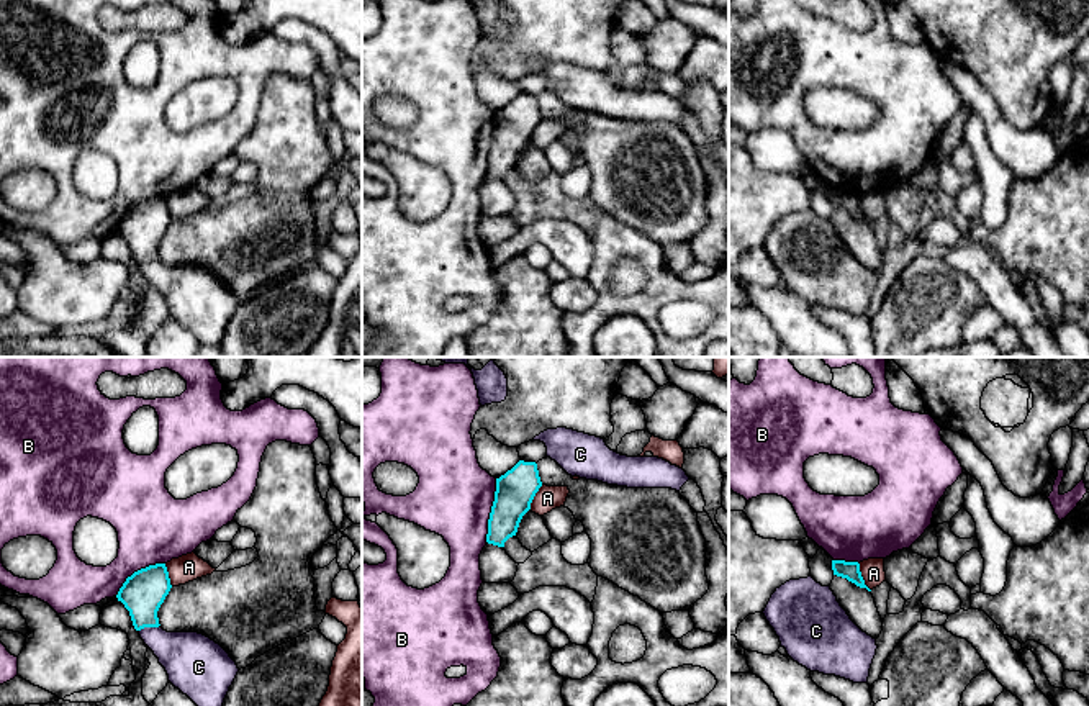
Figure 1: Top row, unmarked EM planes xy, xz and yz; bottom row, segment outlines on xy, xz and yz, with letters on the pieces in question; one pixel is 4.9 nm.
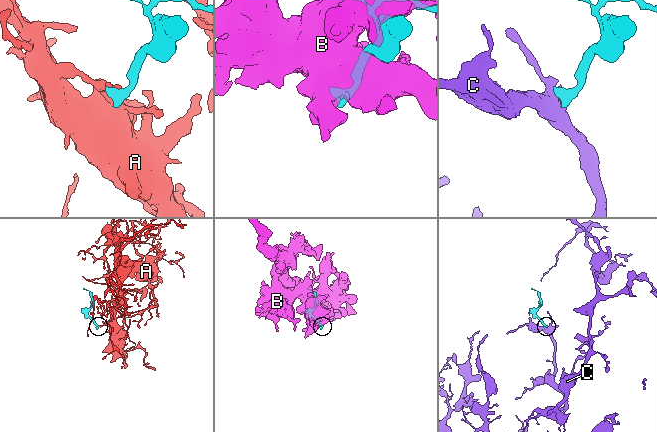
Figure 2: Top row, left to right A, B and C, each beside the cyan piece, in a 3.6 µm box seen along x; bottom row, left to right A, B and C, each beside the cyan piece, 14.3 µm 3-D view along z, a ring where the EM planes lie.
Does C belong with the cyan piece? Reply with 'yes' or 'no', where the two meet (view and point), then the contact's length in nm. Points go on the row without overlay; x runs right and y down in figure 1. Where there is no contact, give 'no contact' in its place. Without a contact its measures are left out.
yes | xy (149, 259) | 110 nm

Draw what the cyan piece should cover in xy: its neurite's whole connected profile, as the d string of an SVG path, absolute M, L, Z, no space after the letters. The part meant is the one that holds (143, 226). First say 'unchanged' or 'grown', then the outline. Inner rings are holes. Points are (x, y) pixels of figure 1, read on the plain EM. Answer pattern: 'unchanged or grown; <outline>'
grown; M165 197L149 198L126 211L116 231L129 244L134 262L165 301L169 315L200 344L219 349L239 301L229 287L198 265L167 265L157 244L172 218Z

